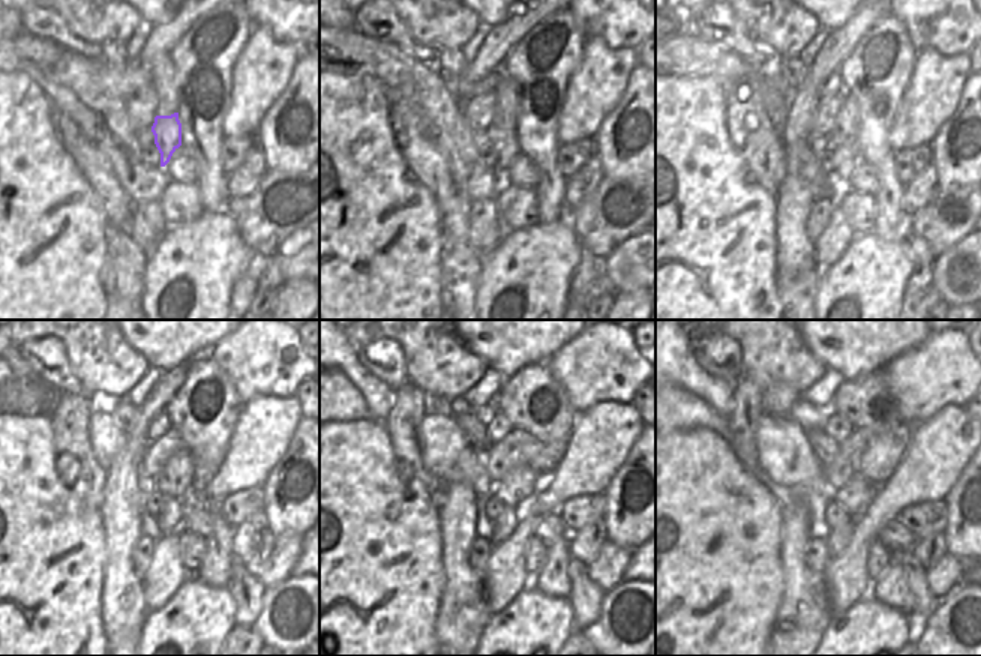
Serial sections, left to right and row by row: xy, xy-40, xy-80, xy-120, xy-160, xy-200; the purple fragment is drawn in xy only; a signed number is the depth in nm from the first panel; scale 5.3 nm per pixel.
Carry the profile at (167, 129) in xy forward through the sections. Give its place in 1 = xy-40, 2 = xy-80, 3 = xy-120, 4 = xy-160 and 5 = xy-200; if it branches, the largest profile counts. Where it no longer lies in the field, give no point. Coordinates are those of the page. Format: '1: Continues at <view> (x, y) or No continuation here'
1: Continues at xy-40 (504, 143)
2: Continues at xy-80 (845, 156)
3: Continues at xy-120 (170, 523)
4: Continues at xy-160 (506, 524)
5: Continues at xy-200 (839, 538)

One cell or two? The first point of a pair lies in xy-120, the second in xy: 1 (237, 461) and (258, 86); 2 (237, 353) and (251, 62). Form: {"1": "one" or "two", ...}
{"1": "one", "2": "two"}

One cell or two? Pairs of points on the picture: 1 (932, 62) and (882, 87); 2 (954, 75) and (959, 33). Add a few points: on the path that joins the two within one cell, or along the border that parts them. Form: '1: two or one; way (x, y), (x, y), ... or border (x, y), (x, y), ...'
1: two; border (918, 51), (914, 71), (897, 105)
2: two; border (921, 48), (932, 47), (942, 54), (965, 53)

